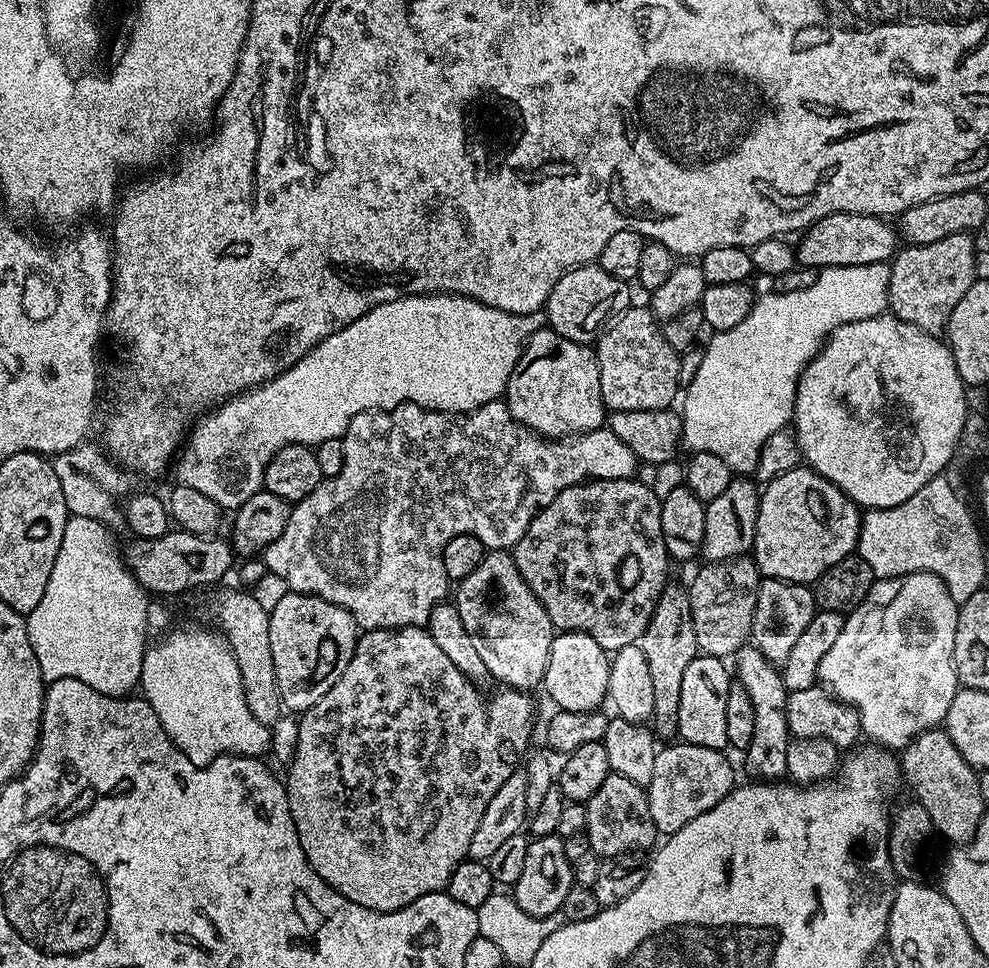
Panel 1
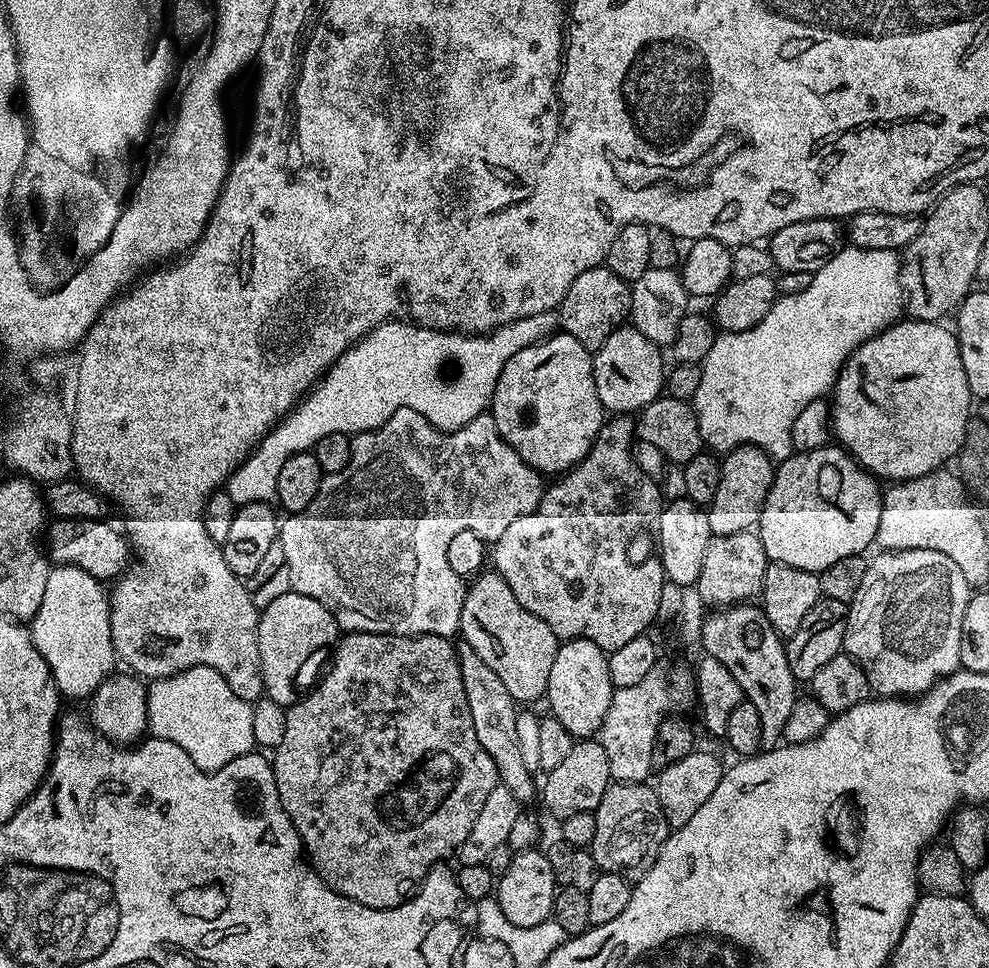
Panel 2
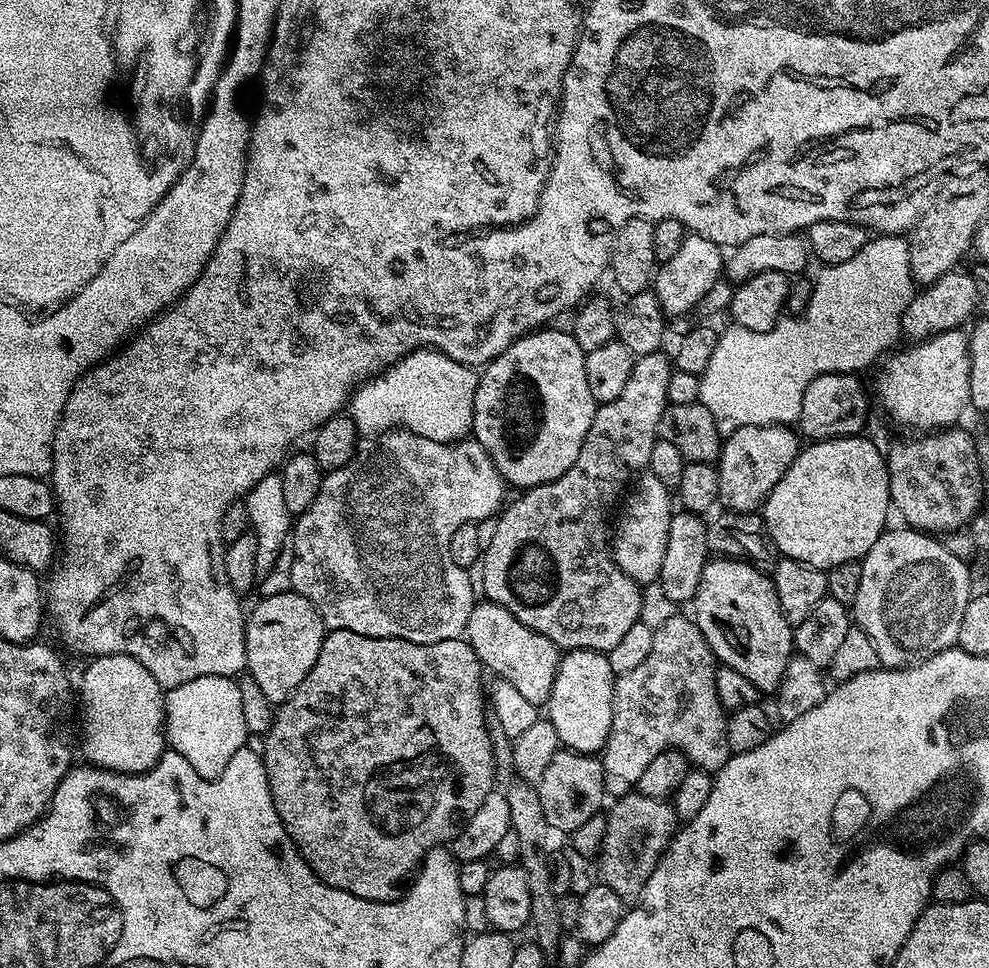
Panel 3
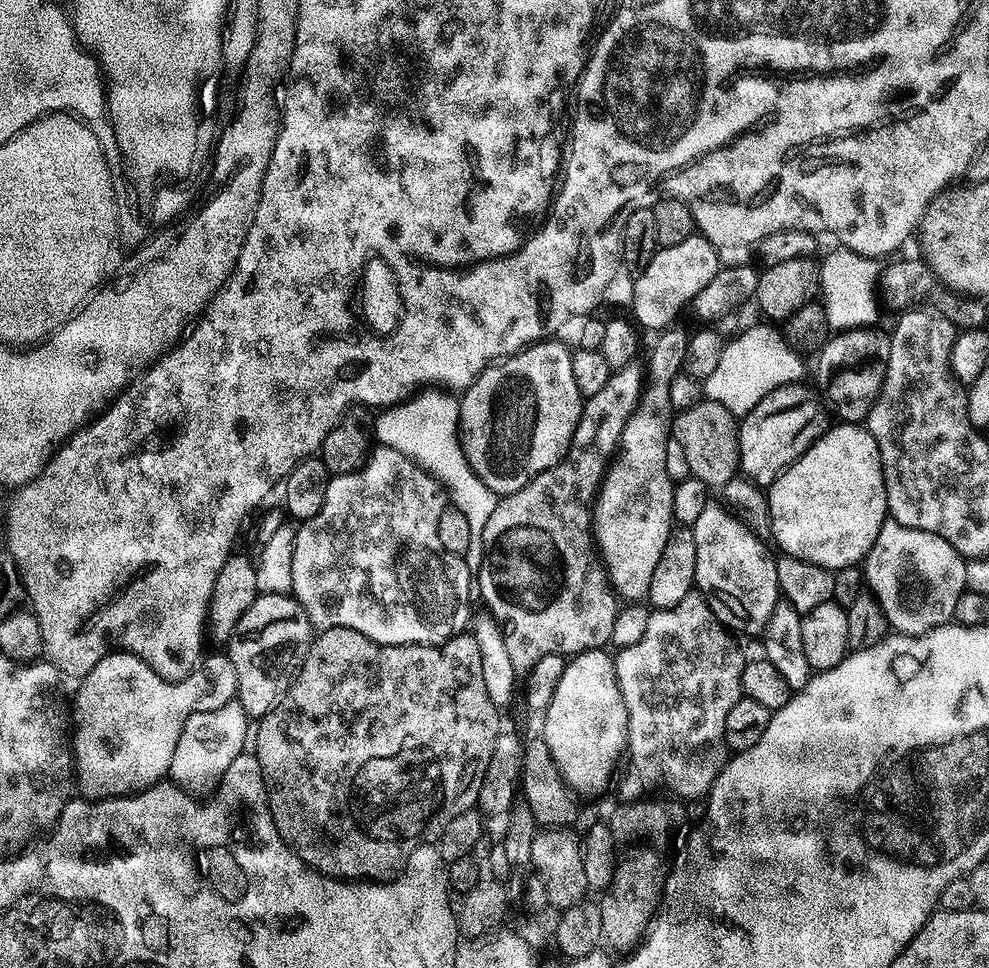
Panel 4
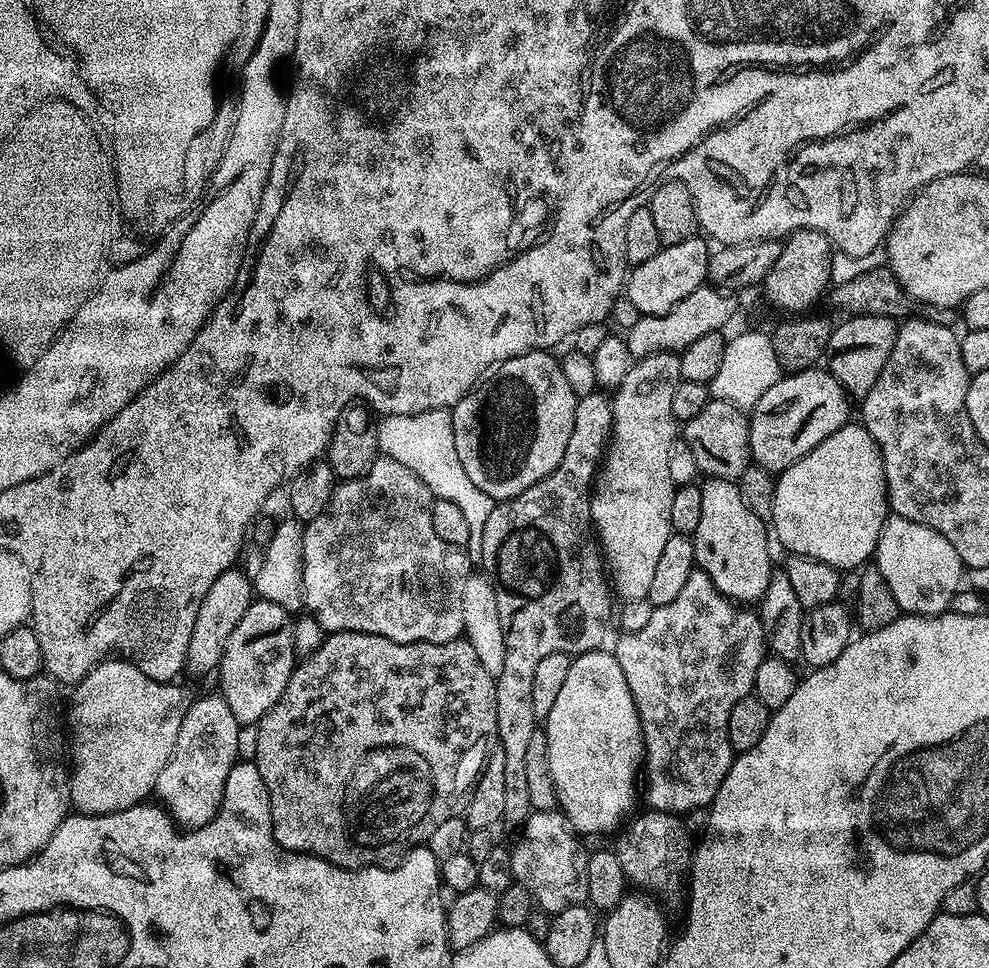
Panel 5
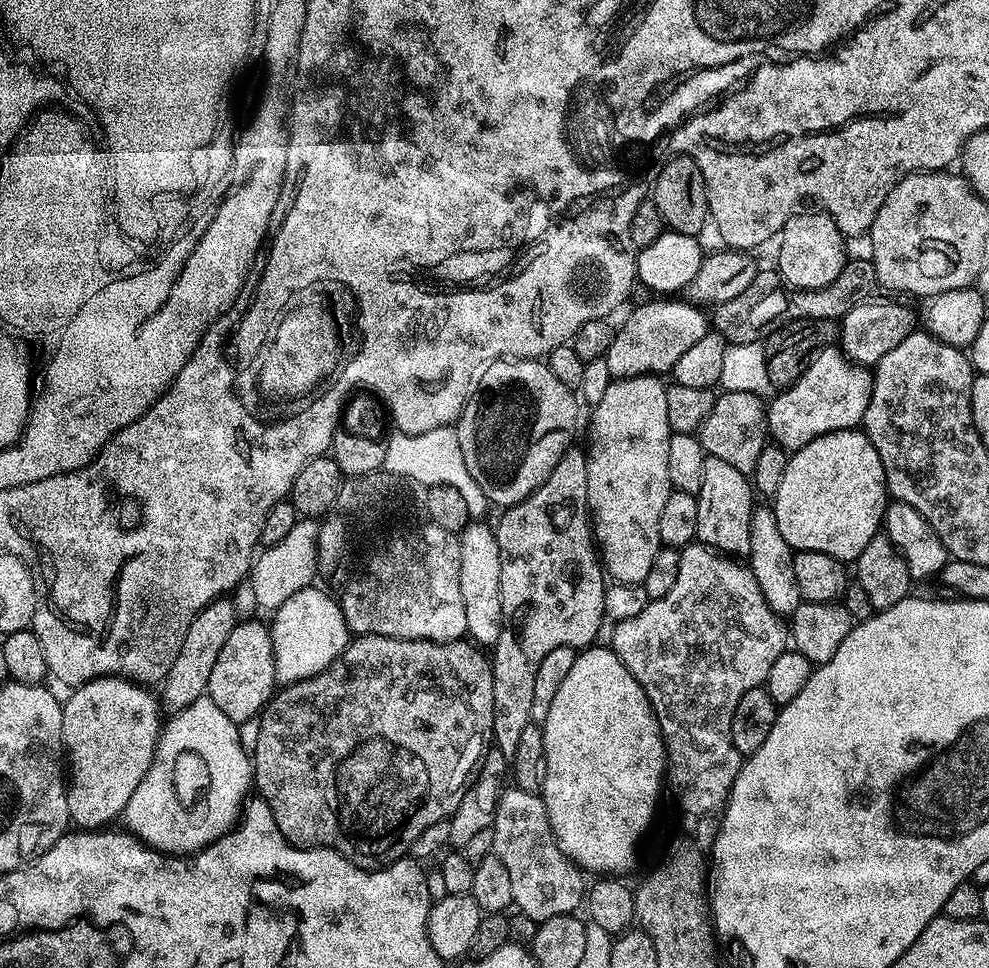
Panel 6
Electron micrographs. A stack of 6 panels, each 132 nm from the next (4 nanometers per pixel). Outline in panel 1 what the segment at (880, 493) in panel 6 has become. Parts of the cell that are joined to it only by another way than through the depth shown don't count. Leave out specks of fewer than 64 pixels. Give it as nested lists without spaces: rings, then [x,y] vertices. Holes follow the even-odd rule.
[[[807,466],[786,470],[786,474],[767,481],[760,492],[756,537],[751,550],[751,555],[756,561],[756,569],[761,577],[770,580],[815,585],[816,579],[826,574],[826,570],[830,570],[834,562],[842,562],[842,558],[851,556],[857,551],[861,519],[861,509],[845,492],[838,490],[834,482],[822,478]]]

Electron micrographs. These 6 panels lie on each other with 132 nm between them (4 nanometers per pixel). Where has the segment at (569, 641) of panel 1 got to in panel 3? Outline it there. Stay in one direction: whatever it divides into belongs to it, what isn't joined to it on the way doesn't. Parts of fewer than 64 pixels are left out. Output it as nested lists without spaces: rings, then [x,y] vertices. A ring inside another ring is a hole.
[[[585,648],[569,651],[558,666],[558,674],[554,678],[554,690],[550,690],[550,698],[546,705],[546,718],[554,726],[561,745],[573,752],[596,754],[603,749],[612,729],[612,703],[616,682],[610,670],[610,662],[603,652],[591,652]]]

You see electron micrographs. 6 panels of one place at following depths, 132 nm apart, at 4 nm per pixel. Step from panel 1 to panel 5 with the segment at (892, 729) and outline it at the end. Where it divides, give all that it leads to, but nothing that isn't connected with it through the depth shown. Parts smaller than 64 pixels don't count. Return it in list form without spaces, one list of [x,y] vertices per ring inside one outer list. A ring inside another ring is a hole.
[[[892,514],[884,521],[882,534],[876,543],[874,566],[886,578],[886,586],[890,586],[890,594],[894,594],[894,602],[898,602],[901,613],[914,616],[938,616],[951,609],[952,598],[962,587],[962,577],[966,569],[958,558],[958,550],[938,534],[938,530],[930,530],[930,526],[914,522],[910,518]]]

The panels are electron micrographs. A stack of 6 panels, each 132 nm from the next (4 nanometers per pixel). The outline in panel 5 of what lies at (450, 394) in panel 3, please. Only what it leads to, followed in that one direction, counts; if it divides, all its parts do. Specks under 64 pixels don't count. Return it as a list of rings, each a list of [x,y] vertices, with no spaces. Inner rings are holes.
[[[432,408],[422,414],[384,416],[381,421],[381,424],[375,425],[380,447],[379,455],[394,462],[400,462],[402,466],[406,466],[406,470],[418,474],[418,478],[422,478],[422,482],[426,482],[426,486],[435,499],[449,500],[454,502],[454,506],[462,509],[462,515],[466,517],[466,522],[470,525],[470,538],[466,545],[466,552],[469,552],[472,558],[479,558],[482,554],[482,530],[486,530],[486,518],[490,518],[490,510],[494,501],[490,494],[478,490],[478,486],[474,486],[474,482],[470,482],[466,469],[462,467],[462,461],[458,459],[458,450],[454,446],[451,411],[446,408]]]

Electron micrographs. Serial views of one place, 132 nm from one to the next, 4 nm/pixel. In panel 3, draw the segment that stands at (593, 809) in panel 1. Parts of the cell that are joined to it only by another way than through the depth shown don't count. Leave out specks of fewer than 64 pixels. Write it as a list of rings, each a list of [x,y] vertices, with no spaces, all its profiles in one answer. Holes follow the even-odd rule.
[[[635,790],[619,797],[613,804],[616,805],[612,809],[609,807],[606,812],[608,817],[606,838],[602,838],[602,846],[600,847],[598,876],[602,883],[610,886],[610,890],[614,890],[614,894],[618,894],[625,902],[632,902],[639,897],[650,874],[654,874],[658,862],[663,858],[664,852],[668,848],[668,843],[672,840],[674,835],[672,824],[677,823],[676,811],[672,809],[672,805],[667,799],[650,798]]]

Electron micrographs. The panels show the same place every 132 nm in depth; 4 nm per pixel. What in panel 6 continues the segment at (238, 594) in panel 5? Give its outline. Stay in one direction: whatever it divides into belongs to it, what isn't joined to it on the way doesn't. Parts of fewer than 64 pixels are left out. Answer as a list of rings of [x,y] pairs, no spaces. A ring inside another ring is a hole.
[[[228,598],[210,602],[197,614],[194,622],[190,622],[190,630],[186,630],[186,638],[182,638],[182,650],[178,650],[174,666],[170,666],[158,688],[158,704],[165,713],[175,714],[186,710],[190,702],[198,702],[198,698],[206,695],[214,661],[226,643],[226,638],[230,638],[230,630],[234,630],[237,623],[236,611]]]

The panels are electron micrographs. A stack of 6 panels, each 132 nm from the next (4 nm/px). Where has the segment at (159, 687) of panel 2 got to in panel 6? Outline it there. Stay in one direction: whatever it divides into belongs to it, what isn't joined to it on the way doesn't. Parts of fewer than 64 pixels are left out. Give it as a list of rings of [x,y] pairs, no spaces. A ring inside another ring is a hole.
[[[207,694],[198,698],[198,702],[190,702],[186,710],[175,713],[169,720],[172,721],[163,725],[160,739],[156,741],[156,753],[144,777],[126,802],[122,821],[125,824],[123,827],[141,844],[155,848],[158,852],[184,858],[201,852],[206,845],[213,844],[236,827],[250,796],[248,788],[250,792],[254,773],[250,754],[240,741],[239,727],[233,720],[226,718],[218,706],[214,706]]]

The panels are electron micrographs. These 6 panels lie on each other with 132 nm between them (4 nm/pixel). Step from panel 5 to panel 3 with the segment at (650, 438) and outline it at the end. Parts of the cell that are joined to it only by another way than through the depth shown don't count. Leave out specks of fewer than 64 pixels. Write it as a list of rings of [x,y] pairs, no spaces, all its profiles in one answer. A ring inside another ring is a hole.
[[[651,474],[641,475],[627,493],[619,512],[620,521],[614,524],[614,535],[610,540],[612,556],[631,580],[641,586],[655,585],[660,579],[662,558],[666,554],[666,537],[670,535],[670,518],[674,514],[673,493]]]

